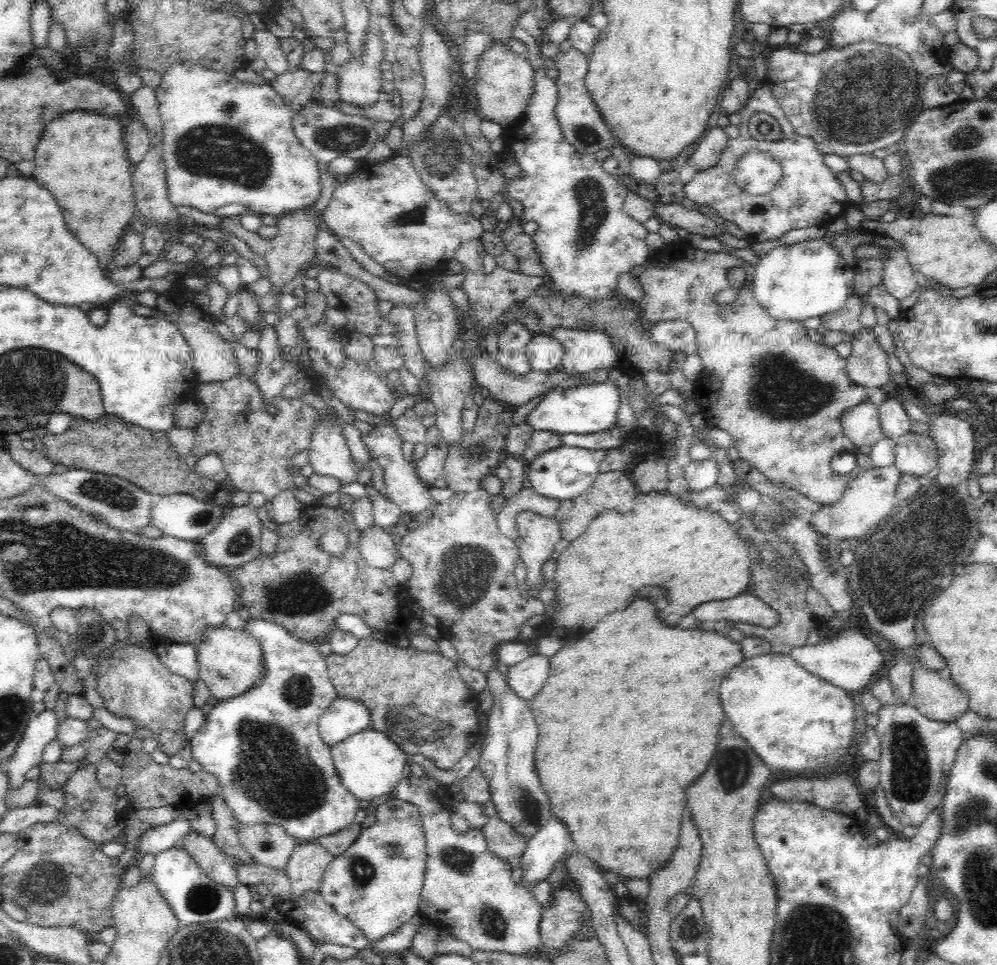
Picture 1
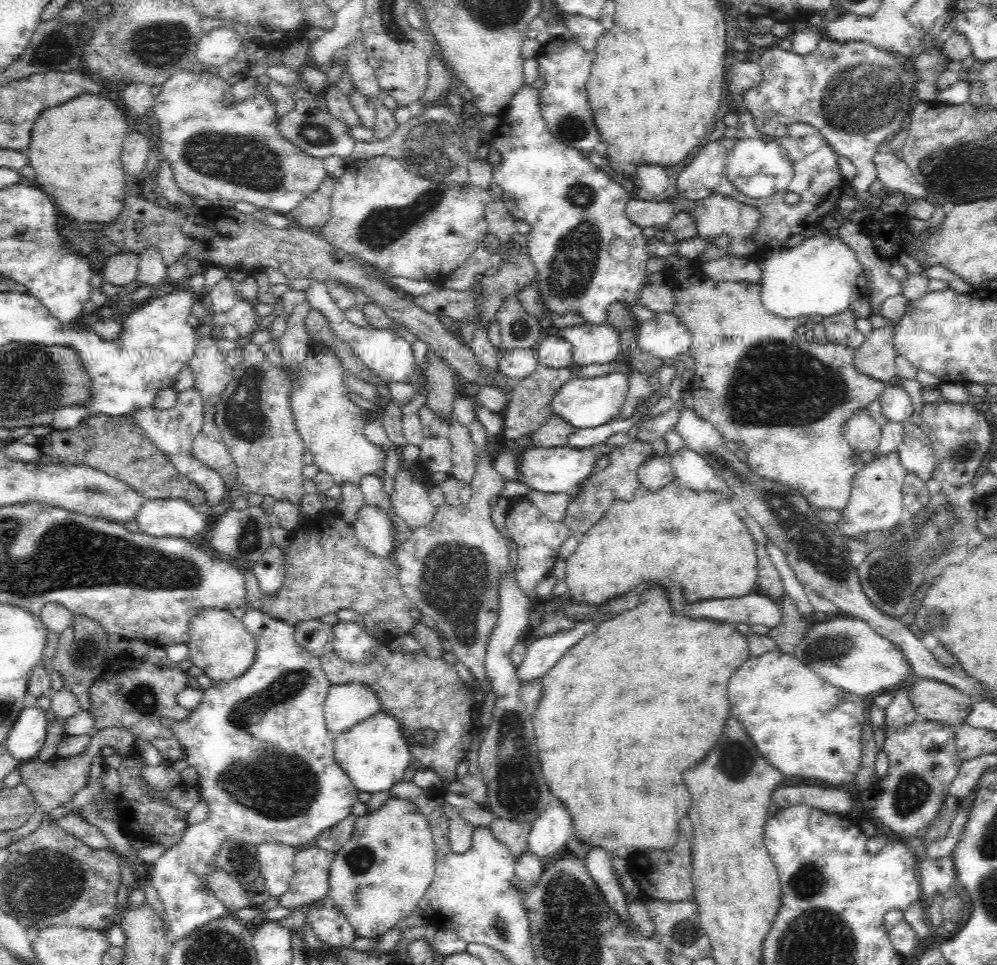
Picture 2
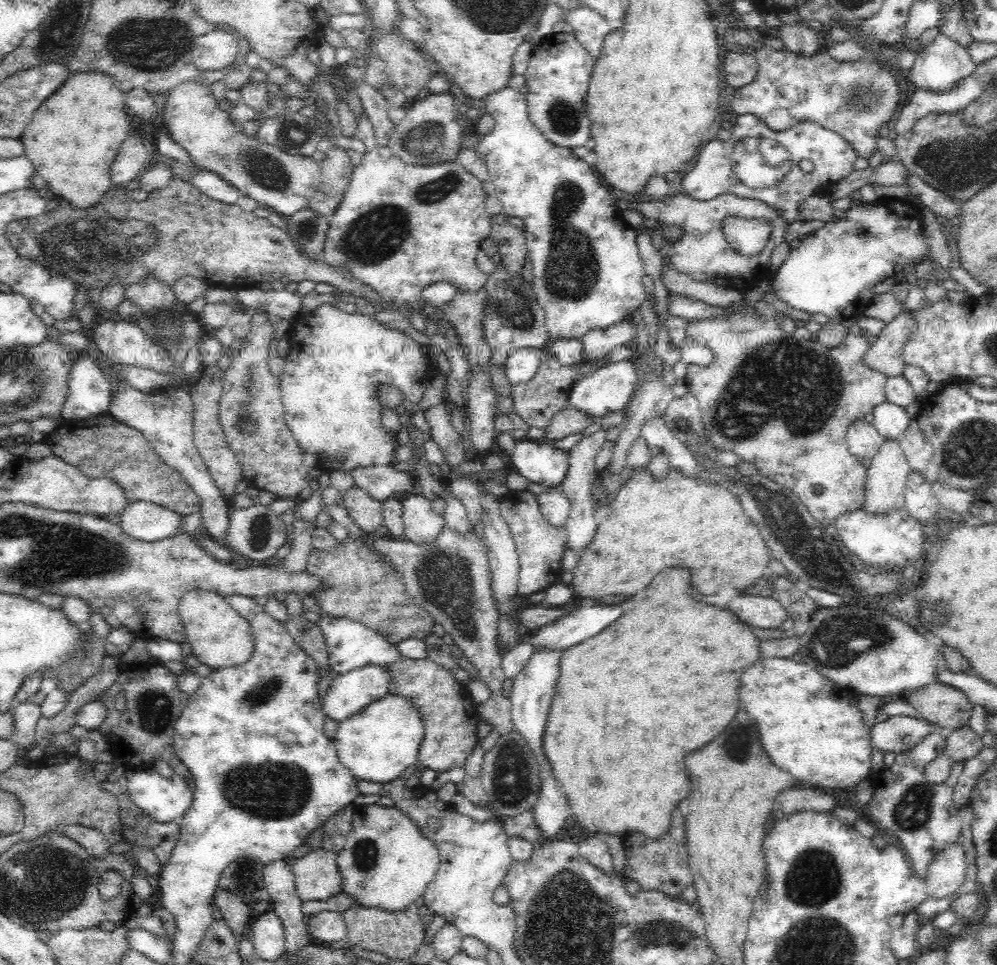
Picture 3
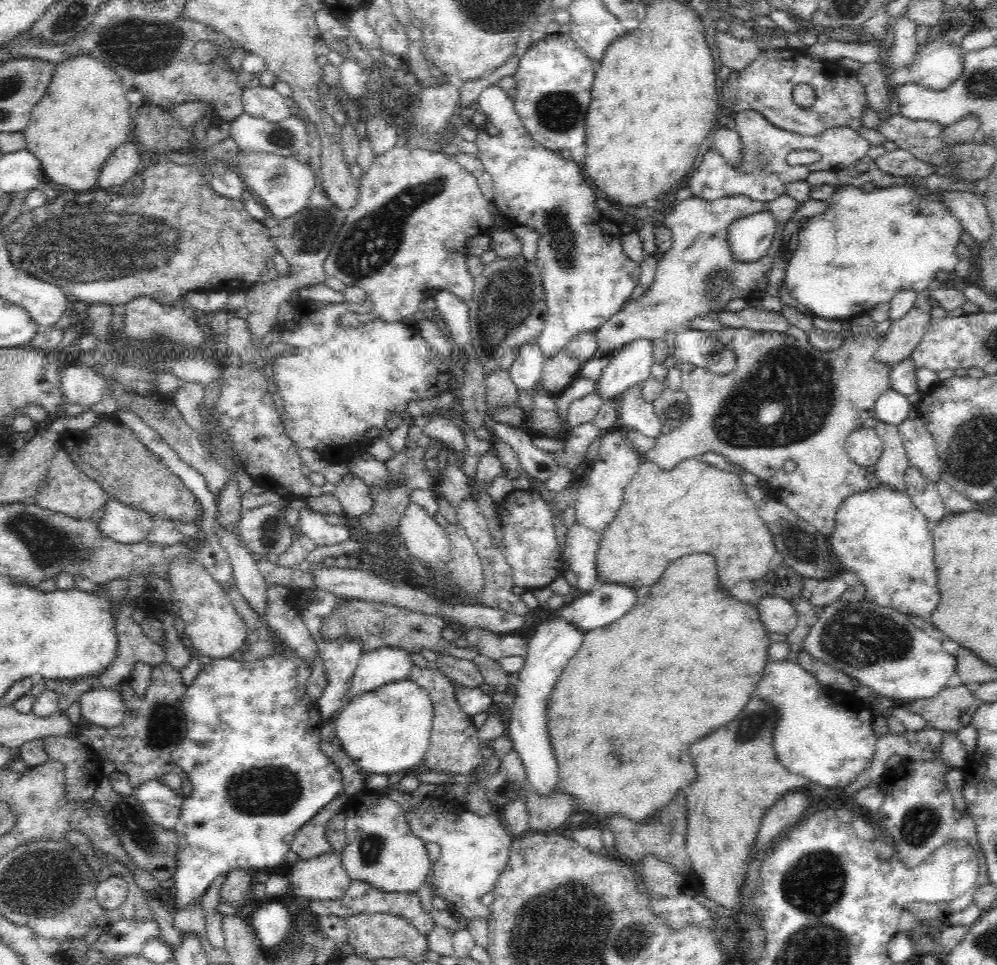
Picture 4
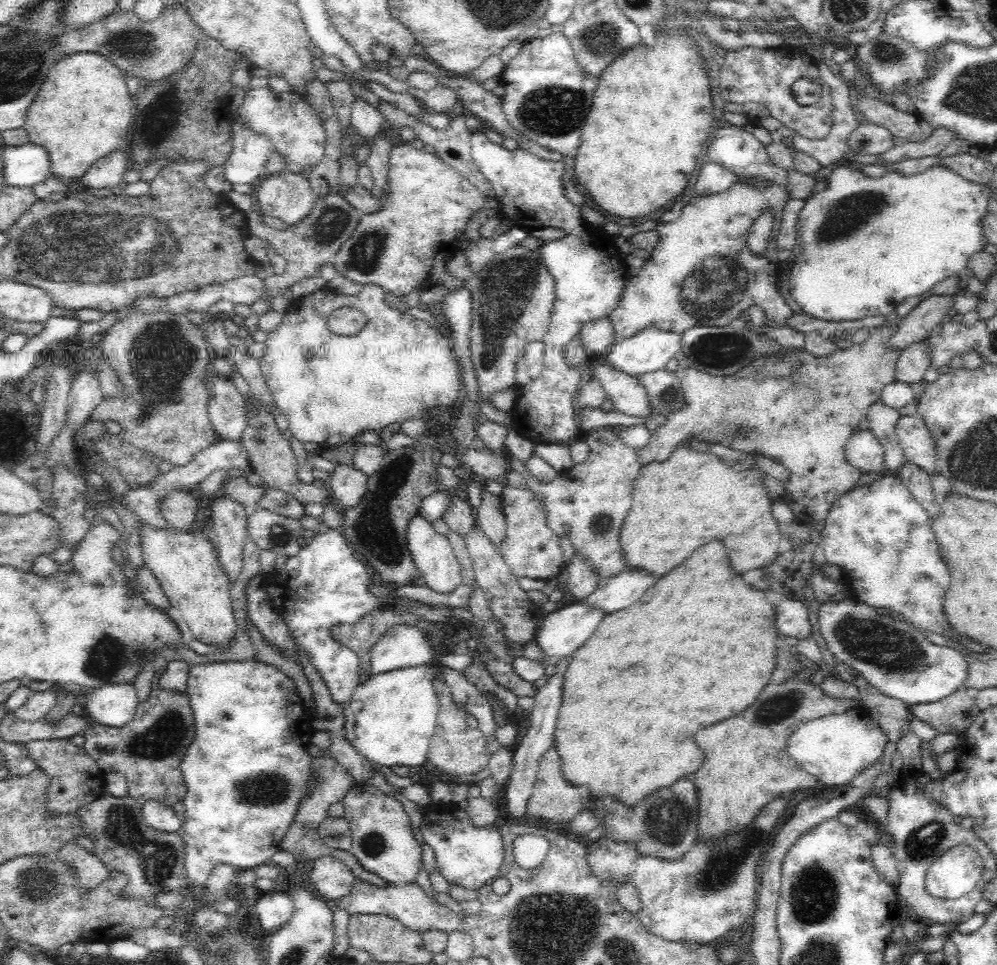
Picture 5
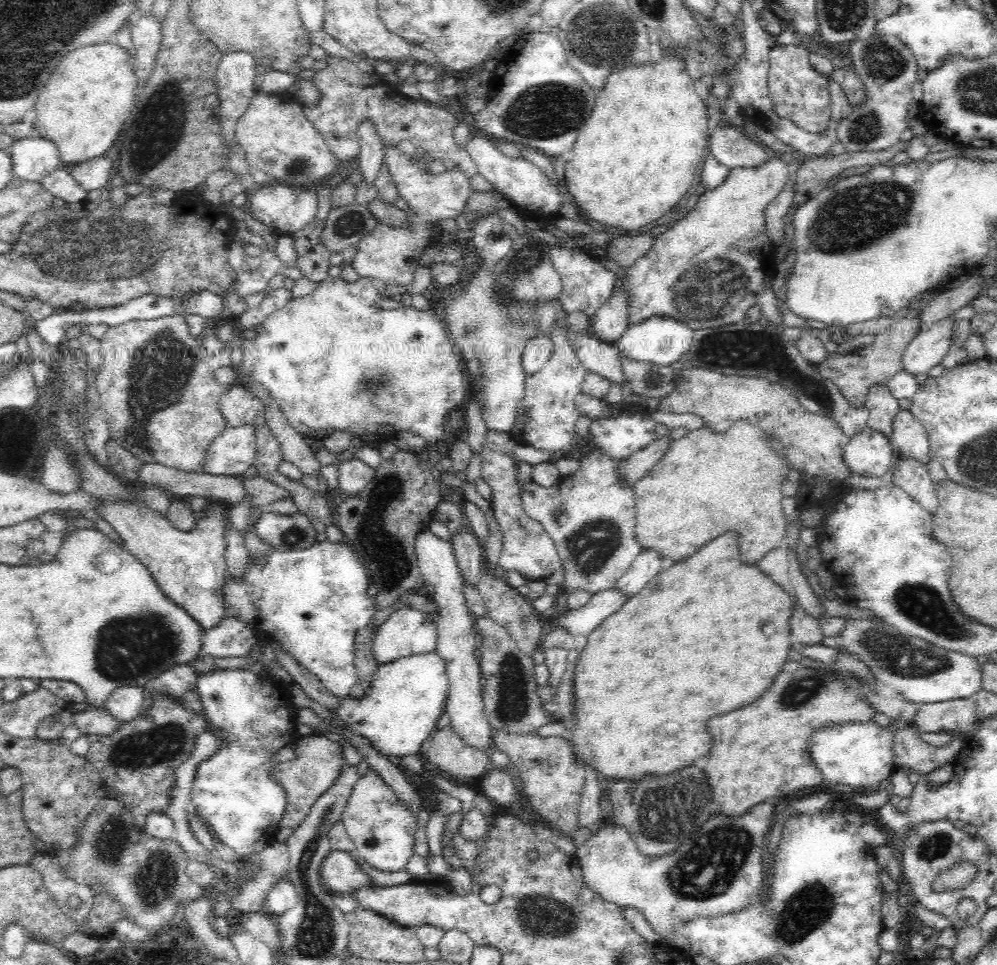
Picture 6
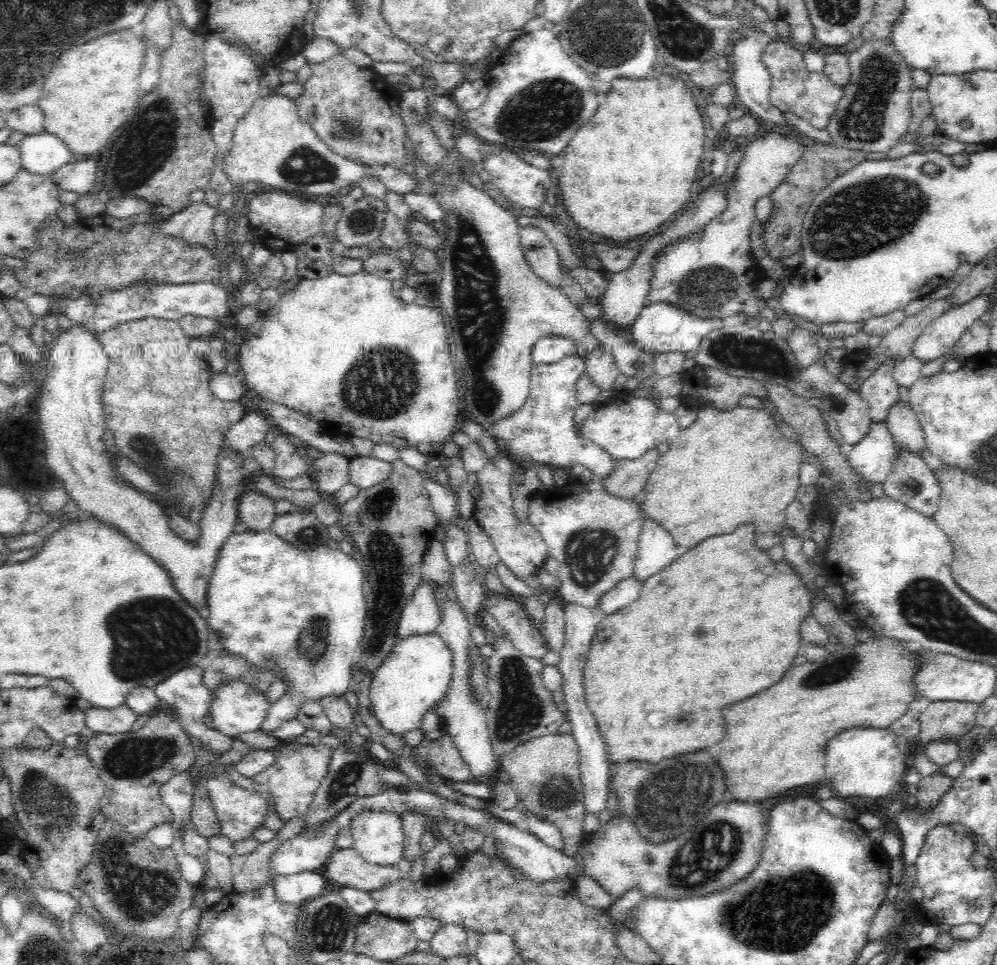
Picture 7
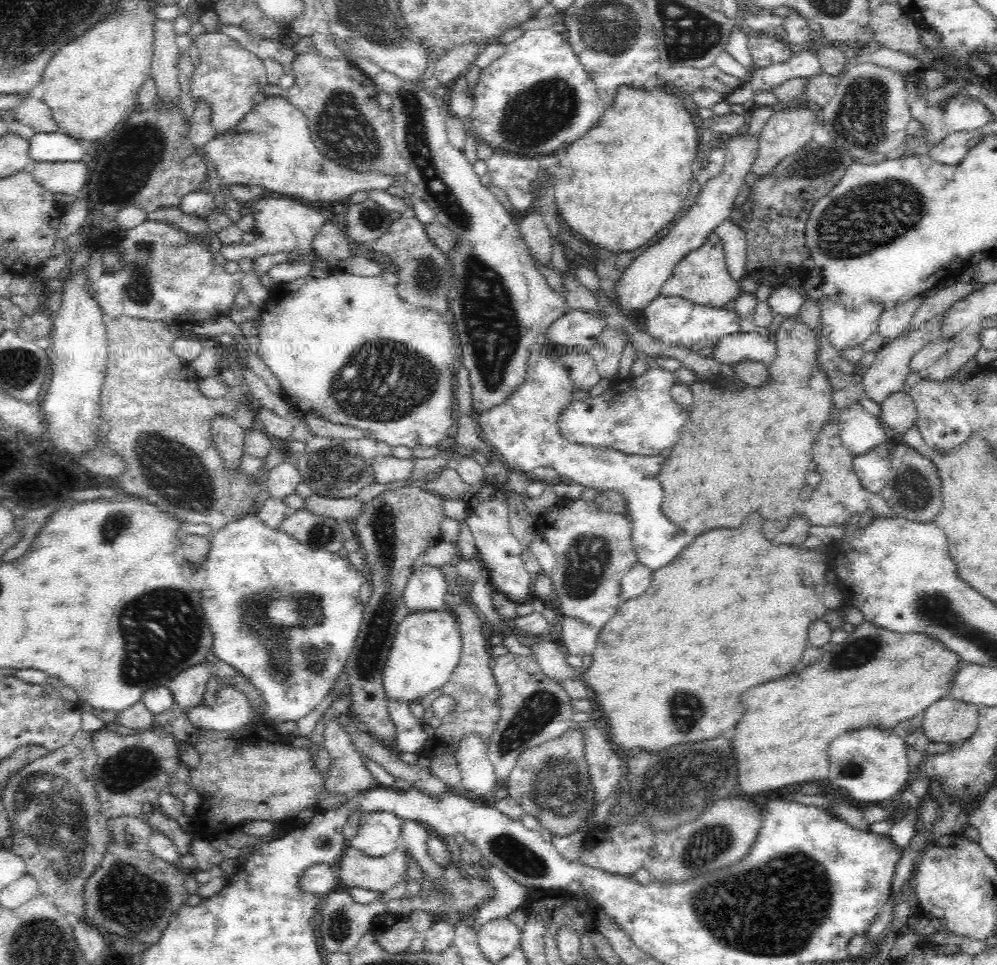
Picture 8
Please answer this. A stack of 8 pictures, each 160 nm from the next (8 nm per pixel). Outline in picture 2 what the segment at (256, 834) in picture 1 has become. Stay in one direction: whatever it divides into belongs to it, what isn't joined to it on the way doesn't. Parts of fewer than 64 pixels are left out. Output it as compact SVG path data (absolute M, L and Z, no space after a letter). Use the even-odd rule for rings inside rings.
M262 844L257 848L265 890L278 899L289 889L298 849L280 844Z

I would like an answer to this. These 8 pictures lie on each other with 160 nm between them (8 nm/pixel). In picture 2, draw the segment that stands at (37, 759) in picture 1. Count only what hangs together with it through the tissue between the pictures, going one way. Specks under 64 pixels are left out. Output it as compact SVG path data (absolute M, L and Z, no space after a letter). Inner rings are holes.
M36 705L24 706L16 722L8 730L3 743L7 746L8 752L21 763L37 759L46 738L46 717L44 710Z

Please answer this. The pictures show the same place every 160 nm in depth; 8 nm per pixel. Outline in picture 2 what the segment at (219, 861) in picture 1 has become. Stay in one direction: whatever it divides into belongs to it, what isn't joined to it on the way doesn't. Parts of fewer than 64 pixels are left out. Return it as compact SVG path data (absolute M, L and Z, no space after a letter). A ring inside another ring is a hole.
M218 867L209 874L209 890L224 904L230 916L236 916L239 910L252 904L248 888L244 888L238 880Z

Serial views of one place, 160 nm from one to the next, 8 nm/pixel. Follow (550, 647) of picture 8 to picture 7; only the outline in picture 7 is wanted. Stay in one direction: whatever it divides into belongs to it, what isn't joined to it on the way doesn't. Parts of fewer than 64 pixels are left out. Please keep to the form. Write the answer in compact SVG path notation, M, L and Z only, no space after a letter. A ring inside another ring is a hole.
M488 594L484 609L492 613L496 622L505 630L507 638L524 656L544 662L542 659L550 650L539 627L528 618L518 597Z

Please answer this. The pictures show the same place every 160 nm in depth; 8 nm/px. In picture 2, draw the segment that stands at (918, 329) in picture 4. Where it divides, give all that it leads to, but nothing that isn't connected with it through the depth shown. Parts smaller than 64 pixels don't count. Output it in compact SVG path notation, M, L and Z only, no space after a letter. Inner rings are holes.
M898 324L873 329L854 357L856 371L891 384L897 381L894 334Z

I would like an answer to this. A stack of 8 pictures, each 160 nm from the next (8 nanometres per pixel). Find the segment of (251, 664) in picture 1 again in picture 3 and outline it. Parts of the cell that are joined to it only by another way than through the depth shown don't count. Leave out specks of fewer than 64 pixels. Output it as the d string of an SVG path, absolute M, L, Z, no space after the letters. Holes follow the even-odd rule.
M191 589L182 594L178 608L185 640L190 642L191 652L200 662L212 668L226 668L250 658L255 644L249 622L224 596L210 590Z

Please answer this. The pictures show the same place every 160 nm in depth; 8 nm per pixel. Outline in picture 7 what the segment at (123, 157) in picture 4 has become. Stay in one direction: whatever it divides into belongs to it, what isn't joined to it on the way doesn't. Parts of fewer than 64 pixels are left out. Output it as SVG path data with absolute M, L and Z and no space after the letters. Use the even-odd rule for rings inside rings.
M73 160L68 164L58 166L52 174L48 174L58 190L68 190L76 194L86 194L92 190L96 180L96 162L94 160Z

